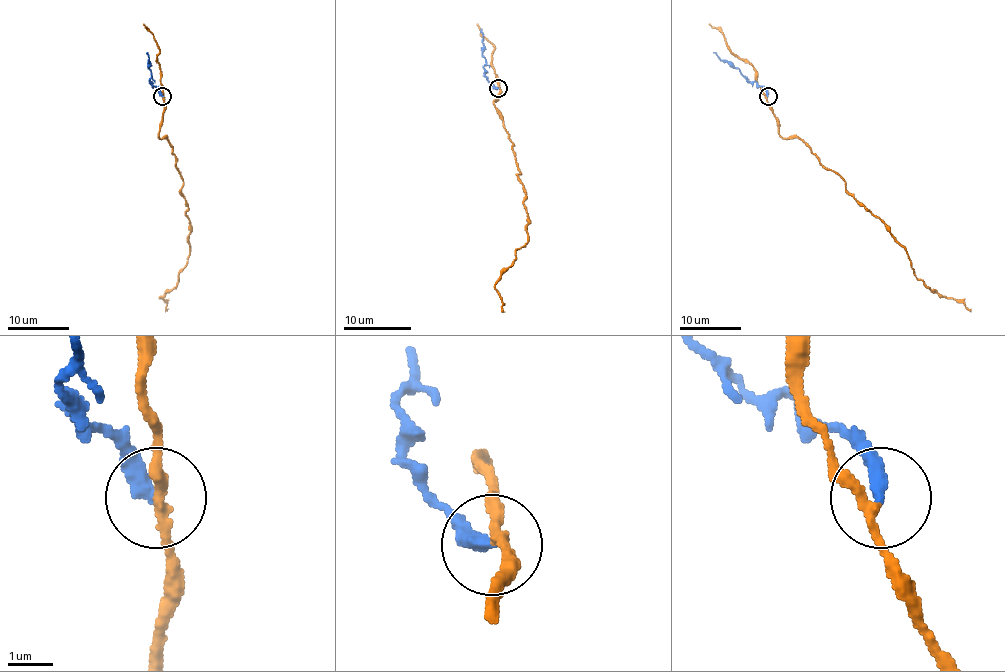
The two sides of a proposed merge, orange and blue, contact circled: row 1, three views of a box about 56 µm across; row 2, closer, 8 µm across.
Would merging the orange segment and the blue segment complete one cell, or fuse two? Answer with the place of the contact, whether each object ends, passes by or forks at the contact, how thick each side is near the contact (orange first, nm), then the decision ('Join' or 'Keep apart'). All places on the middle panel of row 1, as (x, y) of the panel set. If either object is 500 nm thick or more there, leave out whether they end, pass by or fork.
Place: (498, 88). At the ring orange passes by. At the ring blue ends. Thickness 200 nm (orange) against 360 nm. Keep apart

